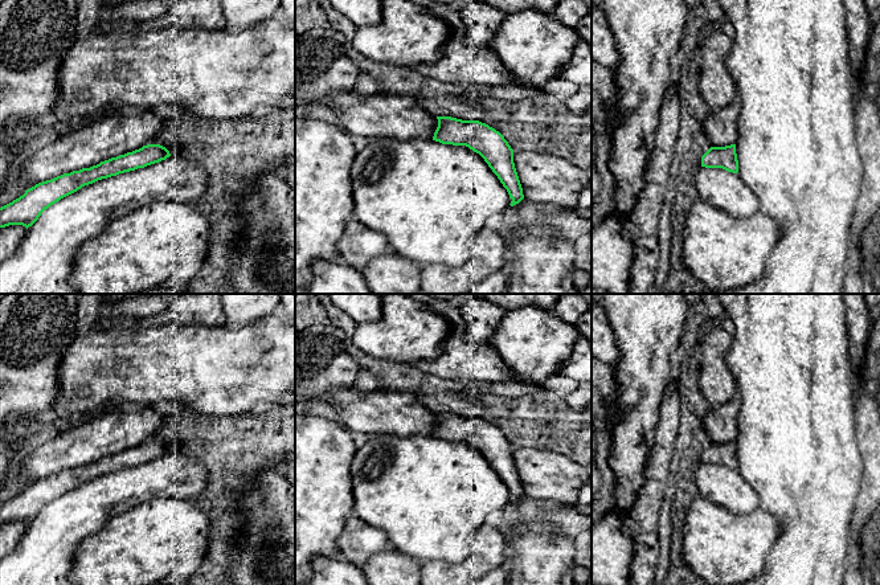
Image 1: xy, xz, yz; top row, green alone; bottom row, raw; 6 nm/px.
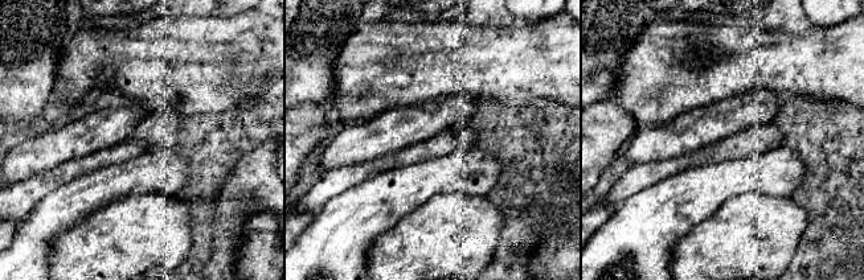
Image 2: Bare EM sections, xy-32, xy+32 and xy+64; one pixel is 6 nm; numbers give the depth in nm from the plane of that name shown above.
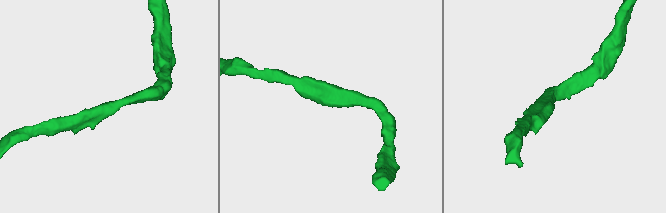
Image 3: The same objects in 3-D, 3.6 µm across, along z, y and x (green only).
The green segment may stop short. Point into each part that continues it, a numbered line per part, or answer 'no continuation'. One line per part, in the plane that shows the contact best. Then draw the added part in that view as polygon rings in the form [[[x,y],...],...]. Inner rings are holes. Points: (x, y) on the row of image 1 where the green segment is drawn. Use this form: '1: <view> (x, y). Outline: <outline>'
1: xy (106, 136). Outline: [[[179,107],[151,109],[99,115],[75,130],[61,130],[50,144],[24,160],[17,172],[19,180],[29,189],[64,173],[132,152],[147,146],[168,122],[183,116],[185,114]]]

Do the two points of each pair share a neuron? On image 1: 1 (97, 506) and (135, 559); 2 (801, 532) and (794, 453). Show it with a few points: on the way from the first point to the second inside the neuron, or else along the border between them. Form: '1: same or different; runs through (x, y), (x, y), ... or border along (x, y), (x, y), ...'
1: different; border along (135, 507), (114, 515), (98, 531), (82, 540)
2: same; runs through (802, 512), (802, 473)

